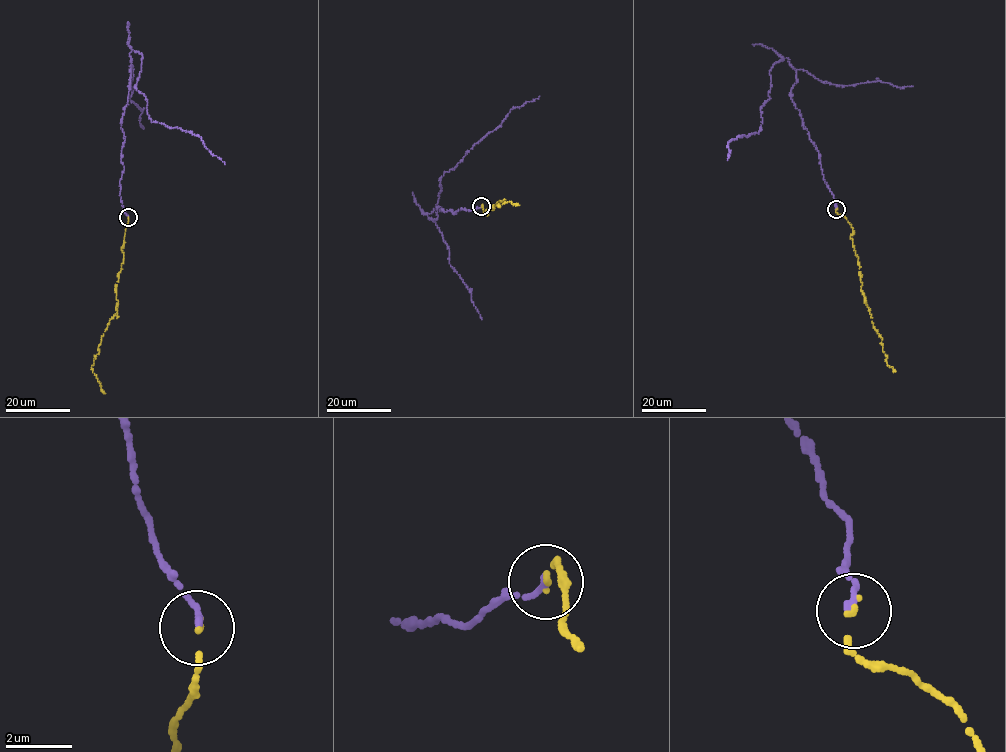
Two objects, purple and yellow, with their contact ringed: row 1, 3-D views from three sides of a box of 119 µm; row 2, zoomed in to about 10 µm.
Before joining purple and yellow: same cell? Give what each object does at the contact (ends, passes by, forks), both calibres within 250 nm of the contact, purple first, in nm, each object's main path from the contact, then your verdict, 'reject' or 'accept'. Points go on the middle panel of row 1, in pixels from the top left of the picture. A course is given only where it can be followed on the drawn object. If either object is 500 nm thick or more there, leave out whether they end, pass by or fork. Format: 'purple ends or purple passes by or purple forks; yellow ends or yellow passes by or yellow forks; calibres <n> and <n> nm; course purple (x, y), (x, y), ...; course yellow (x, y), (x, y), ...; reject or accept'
purple ends; yellow ends; calibres 200 and 140 nm; course purple (481, 205), (452, 213), (439, 207), (434, 222), (427, 215), (443, 174), (513, 108), (540, 96); course yellow (481, 206), (487, 214), (486, 209), (493, 209), (500, 201), (497, 206), (508, 201), (520, 204); accept

